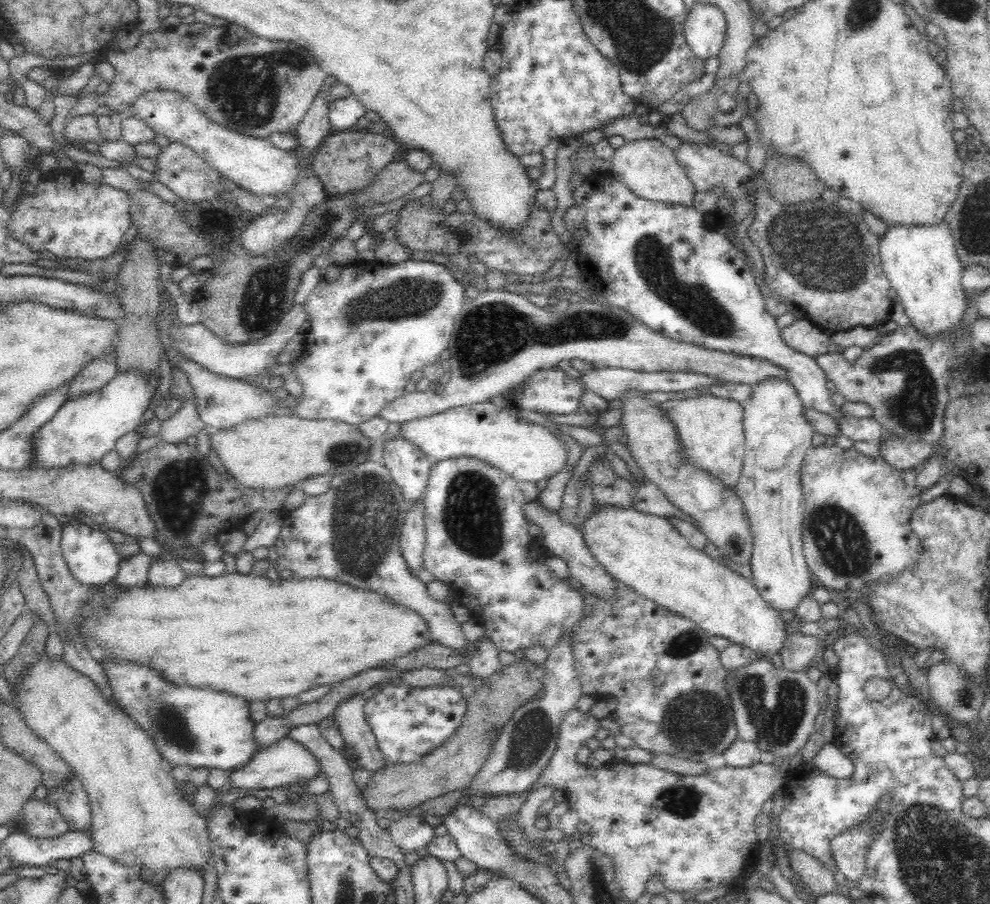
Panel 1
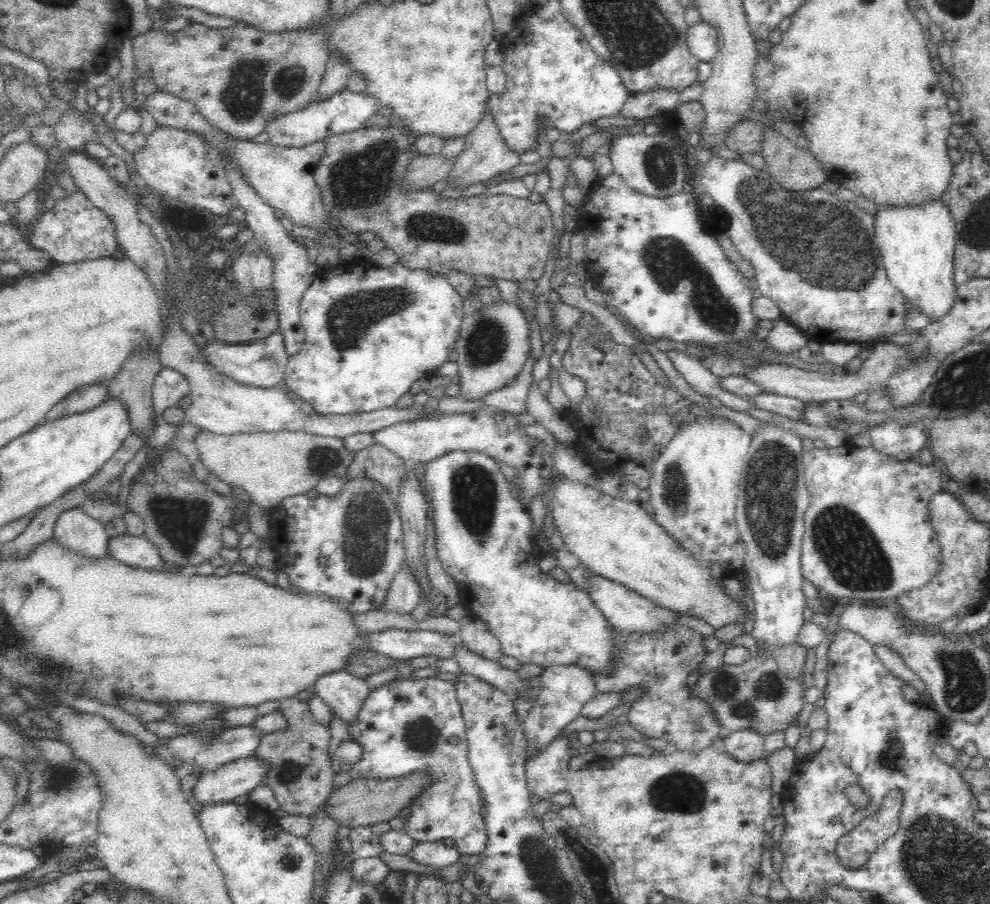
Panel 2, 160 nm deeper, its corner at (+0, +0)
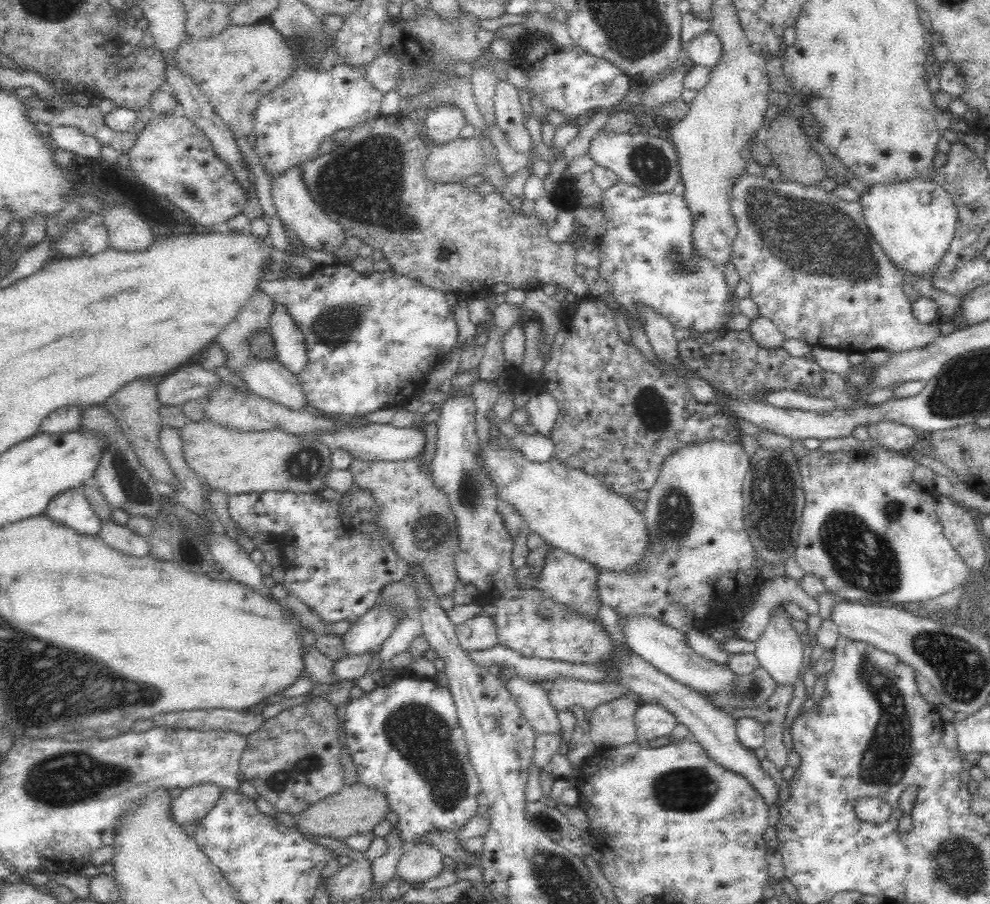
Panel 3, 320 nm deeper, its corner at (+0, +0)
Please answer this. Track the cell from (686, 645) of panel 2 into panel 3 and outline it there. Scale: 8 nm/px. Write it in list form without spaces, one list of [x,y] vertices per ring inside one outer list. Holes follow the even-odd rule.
[[[640,703],[635,714],[636,742],[647,746],[650,741],[670,734],[677,723],[664,707]]]

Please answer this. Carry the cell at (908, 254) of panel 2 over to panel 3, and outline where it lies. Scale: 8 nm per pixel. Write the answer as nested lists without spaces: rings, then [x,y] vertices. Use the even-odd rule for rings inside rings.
[[[911,179],[905,182],[872,184],[858,197],[862,216],[872,233],[872,238],[883,248],[885,256],[897,264],[895,268],[912,272],[920,278],[930,279],[934,264],[946,254],[955,233],[958,213],[954,198],[933,179]]]

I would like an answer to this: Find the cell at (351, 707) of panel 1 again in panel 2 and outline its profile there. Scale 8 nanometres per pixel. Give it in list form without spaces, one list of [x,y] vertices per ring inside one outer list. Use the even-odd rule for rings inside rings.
[[[344,669],[320,674],[312,689],[346,725],[352,718],[356,718],[360,706],[371,691],[365,679]]]

